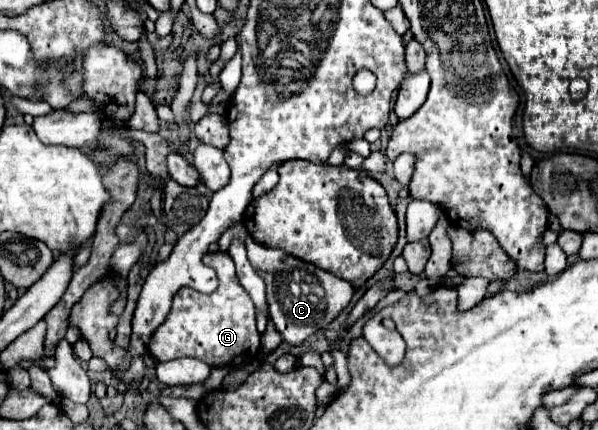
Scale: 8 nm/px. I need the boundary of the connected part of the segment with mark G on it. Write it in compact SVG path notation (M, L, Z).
M207 253L205 265L213 267L219 277L219 287L203 295L183 287L175 299L167 321L149 341L149 351L157 361L173 361L179 357L195 357L211 367L237 367L255 359L261 351L261 335L255 327L255 305L235 275L235 263L229 253Z

